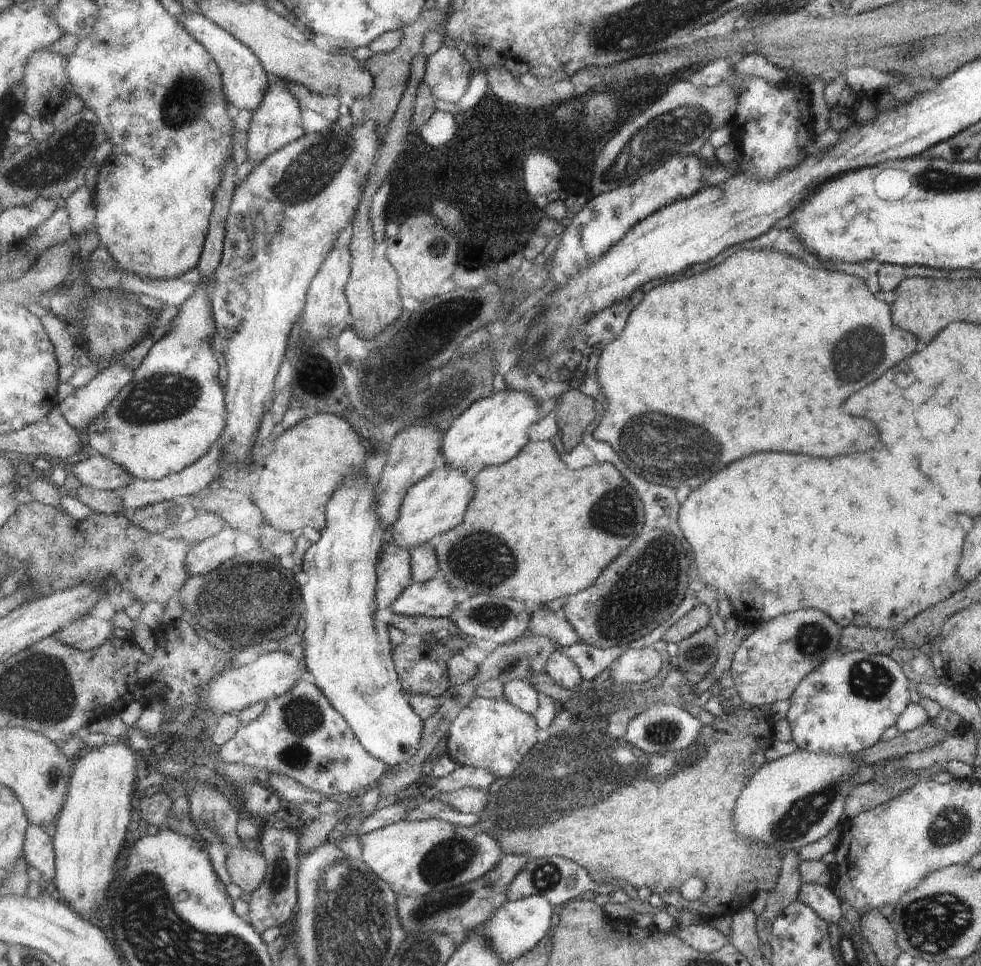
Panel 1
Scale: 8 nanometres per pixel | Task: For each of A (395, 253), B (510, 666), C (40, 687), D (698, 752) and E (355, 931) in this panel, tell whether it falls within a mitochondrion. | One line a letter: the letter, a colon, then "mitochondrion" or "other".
A: other
B: other
C: mitochondrion
D: mitochondrion
E: mitochondrion

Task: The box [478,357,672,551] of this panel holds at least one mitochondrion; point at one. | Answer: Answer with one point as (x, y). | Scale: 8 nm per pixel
(615, 511)

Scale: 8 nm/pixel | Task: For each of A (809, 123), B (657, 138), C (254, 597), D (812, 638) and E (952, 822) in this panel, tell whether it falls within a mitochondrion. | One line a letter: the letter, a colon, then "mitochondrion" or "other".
A: other
B: mitochondrion
C: mitochondrion
D: mitochondrion
E: mitochondrion

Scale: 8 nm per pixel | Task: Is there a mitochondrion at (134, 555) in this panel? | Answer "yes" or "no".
yes

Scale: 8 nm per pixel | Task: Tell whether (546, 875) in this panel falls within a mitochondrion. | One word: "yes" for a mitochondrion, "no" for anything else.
yes

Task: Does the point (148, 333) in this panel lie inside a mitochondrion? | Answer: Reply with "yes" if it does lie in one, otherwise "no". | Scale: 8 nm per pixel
no

